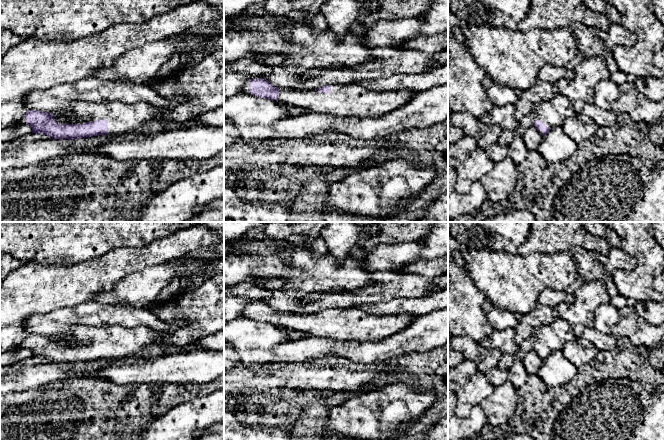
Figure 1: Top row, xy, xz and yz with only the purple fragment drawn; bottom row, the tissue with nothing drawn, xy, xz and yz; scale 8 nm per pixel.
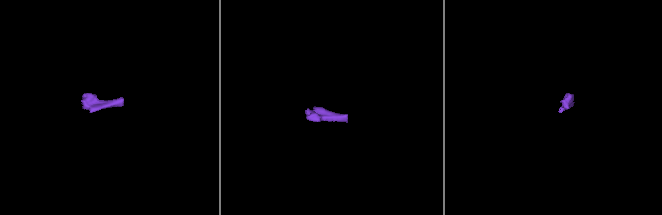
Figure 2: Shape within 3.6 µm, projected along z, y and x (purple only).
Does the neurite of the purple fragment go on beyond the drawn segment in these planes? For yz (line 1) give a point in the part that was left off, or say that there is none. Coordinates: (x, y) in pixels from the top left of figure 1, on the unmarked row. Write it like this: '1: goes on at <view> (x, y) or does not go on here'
1: goes on at yz (557, 333)

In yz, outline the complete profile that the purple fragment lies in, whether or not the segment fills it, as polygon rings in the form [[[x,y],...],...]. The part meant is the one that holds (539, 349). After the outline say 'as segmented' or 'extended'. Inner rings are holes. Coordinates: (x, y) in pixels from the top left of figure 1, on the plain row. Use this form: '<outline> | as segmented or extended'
[[[558,315],[548,325],[534,329],[532,335],[535,338],[533,350],[543,360],[551,352],[562,350],[568,341],[575,339],[569,323]]] | extended

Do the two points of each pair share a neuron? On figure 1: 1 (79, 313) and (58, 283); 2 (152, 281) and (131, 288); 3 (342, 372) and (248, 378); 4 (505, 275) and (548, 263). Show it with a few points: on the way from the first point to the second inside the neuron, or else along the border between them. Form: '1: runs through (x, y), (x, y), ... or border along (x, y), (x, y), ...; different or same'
1: border along (92, 299), (51, 311); different
2: runs through (147, 284), (143, 288), (136, 288); same
3: runs through (319, 375), (285, 376), (271, 381); same
4: runs through (516, 275), (529, 275), (537, 271); same

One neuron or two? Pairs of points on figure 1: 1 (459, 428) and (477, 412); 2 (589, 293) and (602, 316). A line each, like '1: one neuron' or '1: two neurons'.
1: one neuron
2: two neurons

